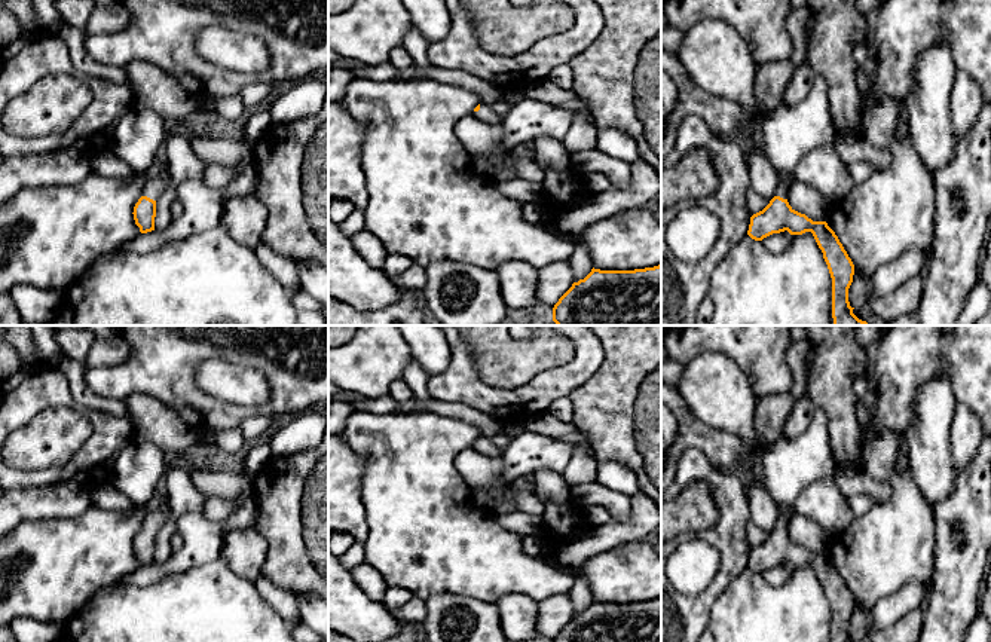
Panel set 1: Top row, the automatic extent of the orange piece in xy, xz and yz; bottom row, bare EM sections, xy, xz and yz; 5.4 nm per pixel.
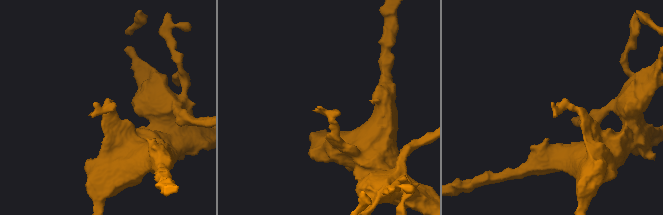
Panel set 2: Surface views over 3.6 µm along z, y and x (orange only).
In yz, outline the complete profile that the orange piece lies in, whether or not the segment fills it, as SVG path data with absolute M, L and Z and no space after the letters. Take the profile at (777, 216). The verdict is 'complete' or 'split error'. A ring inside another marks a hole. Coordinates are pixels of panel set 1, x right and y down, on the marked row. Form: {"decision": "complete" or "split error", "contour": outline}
{"decision": "split error", "contour": "M779 172L776 196L759 213L750 217L747 235L755 241L787 230L790 235L811 232L832 278L832 318L834 325L871 325L859 320L848 302L848 288L853 282L854 265L826 221L813 221L795 211L787 202L792 172Z"}

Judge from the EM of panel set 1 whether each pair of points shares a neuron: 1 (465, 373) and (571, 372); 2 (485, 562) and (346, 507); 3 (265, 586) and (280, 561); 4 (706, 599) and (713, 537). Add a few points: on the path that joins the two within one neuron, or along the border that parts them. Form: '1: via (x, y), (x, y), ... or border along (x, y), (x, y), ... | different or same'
1: via (491, 397), (535, 397), (544, 388) | same
2: border along (361, 480), (361, 504), (367, 526), (364, 541) | different
3: border along (262, 574), (294, 595) | different
4: via (718, 584), (727, 574), (727, 552) | same

